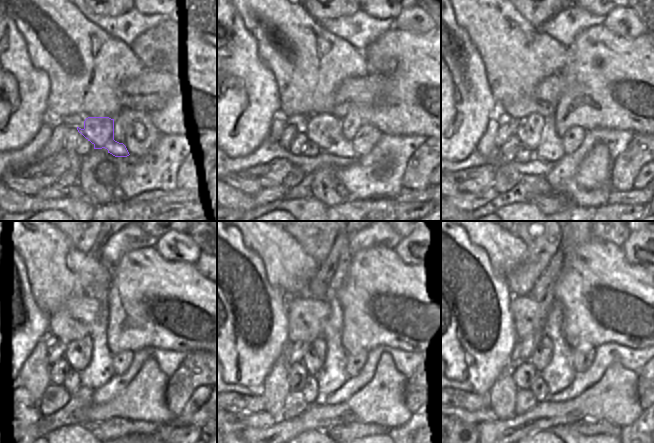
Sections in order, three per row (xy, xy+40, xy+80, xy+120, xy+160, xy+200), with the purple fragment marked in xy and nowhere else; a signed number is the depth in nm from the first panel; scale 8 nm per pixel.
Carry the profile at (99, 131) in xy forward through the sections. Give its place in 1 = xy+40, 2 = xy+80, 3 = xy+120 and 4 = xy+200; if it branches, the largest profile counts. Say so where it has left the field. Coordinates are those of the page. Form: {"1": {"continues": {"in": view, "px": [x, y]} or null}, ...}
{"1": {"continues": {"in": "xy+40", "px": [322, 128]}}, "2": {"continues": {"in": "xy+80", "px": [528, 129]}}, "3": {"continues": {"in": "xy+120", "px": [79, 354]}}, "4": {"continues": {"in": "xy+200", "px": [541, 356]}}}

